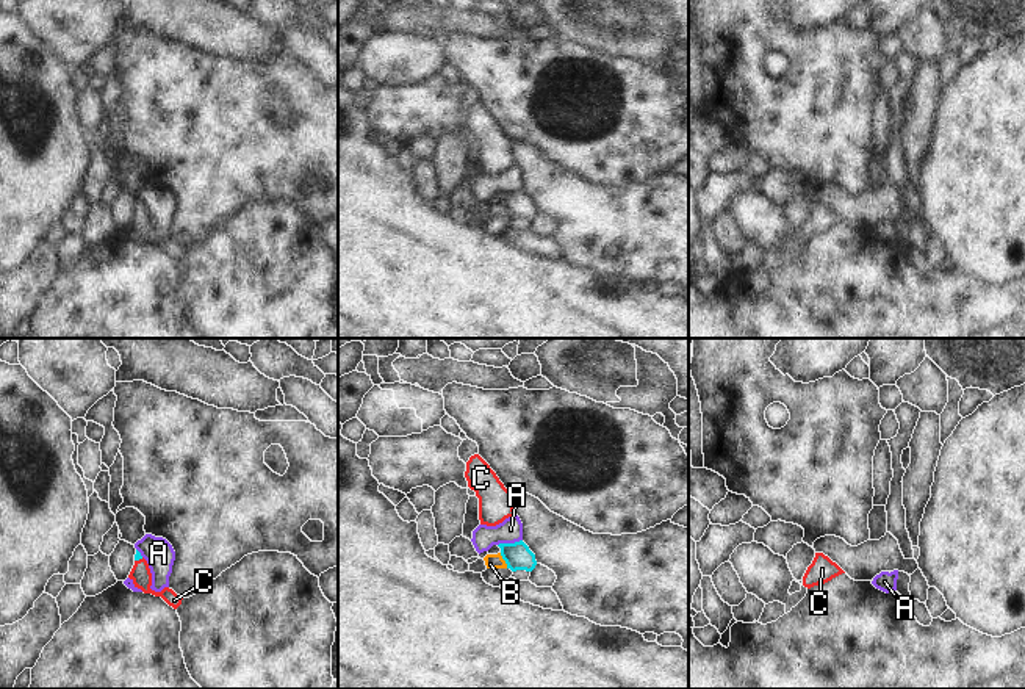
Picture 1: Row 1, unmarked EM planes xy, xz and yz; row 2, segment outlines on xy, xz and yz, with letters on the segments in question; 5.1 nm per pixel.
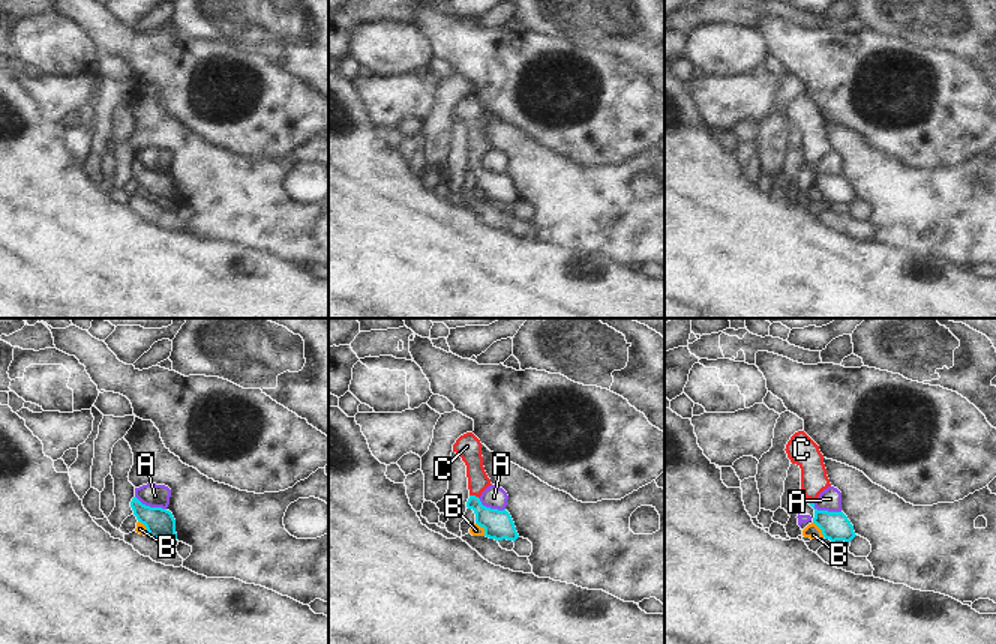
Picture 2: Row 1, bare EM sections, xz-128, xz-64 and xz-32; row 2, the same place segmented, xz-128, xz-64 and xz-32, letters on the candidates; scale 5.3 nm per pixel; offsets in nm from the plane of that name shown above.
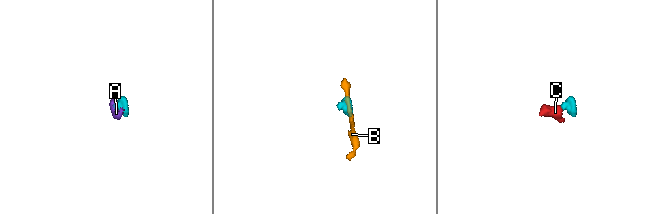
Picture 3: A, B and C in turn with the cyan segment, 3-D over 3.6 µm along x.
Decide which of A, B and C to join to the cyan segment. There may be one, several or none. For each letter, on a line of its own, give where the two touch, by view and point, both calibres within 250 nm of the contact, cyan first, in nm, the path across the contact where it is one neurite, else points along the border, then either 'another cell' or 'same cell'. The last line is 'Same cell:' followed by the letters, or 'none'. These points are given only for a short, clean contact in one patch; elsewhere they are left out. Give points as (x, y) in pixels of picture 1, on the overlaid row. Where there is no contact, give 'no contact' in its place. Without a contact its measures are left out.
A: contact xz (509, 544); calibres 140 and 120 nm; border xz (521, 539), (498, 545); another cell
B: contact xz (504, 559); calibres 140 and 80 nm; border xz (499, 553), (507, 567); another cell
C: contact xy (138, 559); calibres 40 and 100 nm; way xy (138, 556), (138, 559), (140, 573); same cell
Same cell: C

